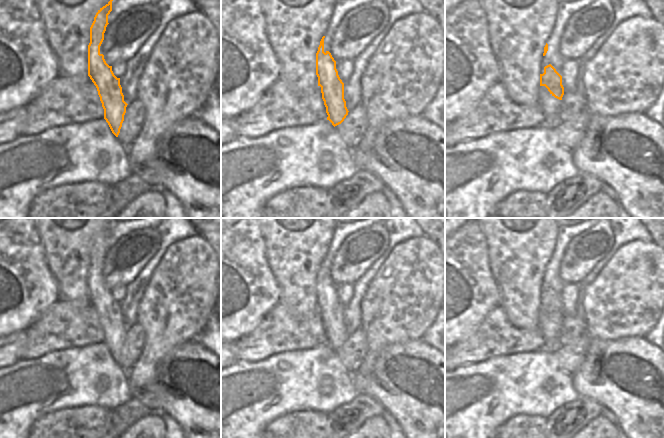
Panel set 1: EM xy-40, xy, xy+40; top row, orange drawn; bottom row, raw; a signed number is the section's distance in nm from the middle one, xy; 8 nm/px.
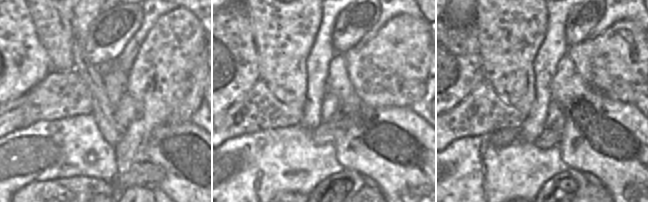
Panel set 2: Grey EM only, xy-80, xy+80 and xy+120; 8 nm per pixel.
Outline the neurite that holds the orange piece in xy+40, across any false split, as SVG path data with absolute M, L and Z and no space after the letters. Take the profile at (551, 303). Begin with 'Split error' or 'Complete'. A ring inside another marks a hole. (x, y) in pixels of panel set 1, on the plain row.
Complete. M551 288L545 290L544 297L540 298L540 310L545 310L552 320L562 324L564 319L562 300Z

